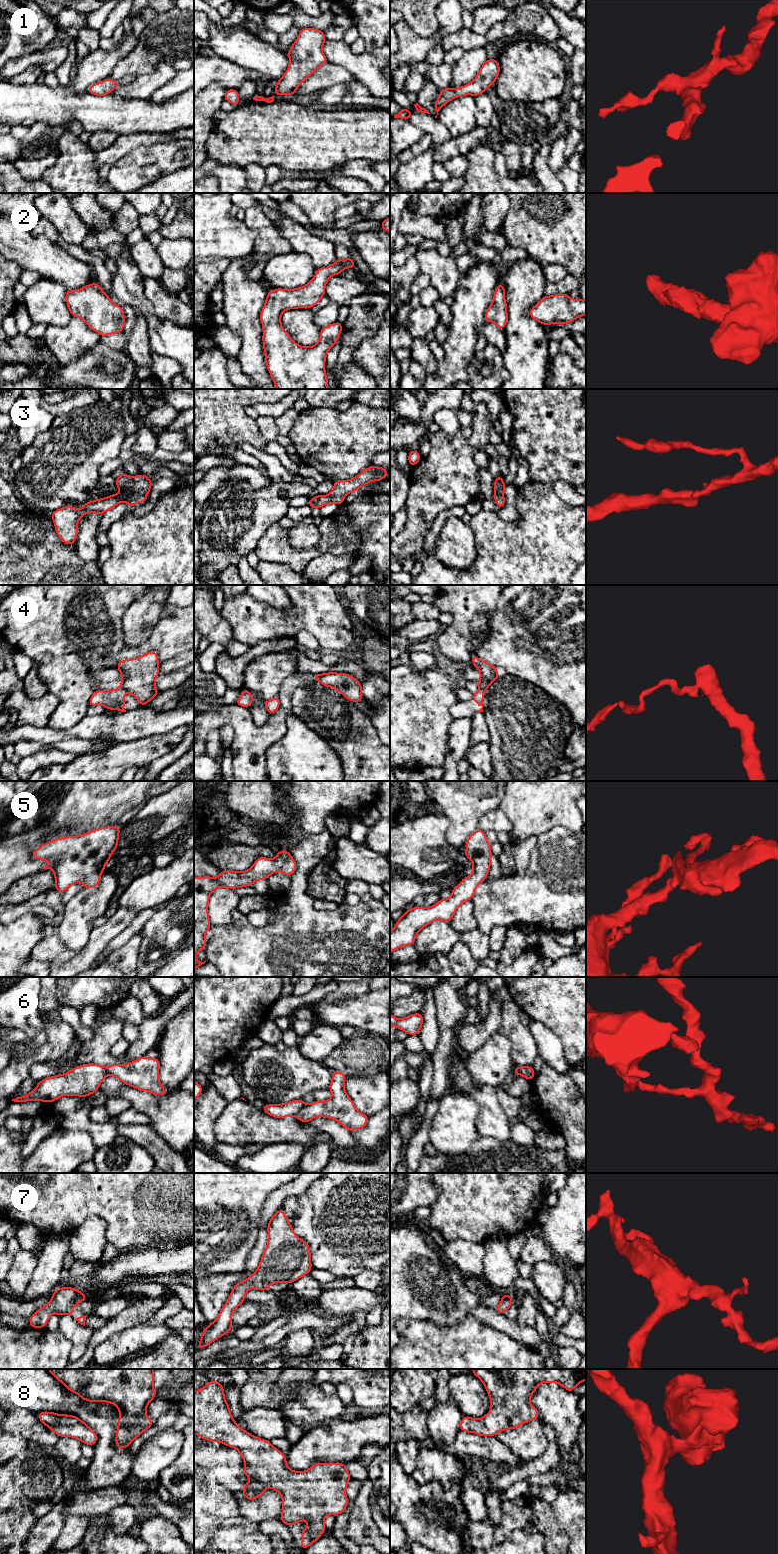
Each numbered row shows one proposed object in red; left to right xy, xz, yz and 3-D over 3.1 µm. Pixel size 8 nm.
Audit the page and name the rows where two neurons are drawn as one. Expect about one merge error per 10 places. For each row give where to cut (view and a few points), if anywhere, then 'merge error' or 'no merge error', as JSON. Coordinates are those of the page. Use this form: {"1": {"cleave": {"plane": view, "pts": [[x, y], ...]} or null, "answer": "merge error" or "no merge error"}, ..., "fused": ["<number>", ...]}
{"1": {"cleave": null, "answer": "no merge error"}, "2": {"cleave": null, "answer": "no merge error"}, "3": {"cleave": null, "answer": "no merge error"}, "4": {"cleave": {"plane": "yz", "pts": [[479, 688], [484, 691]]}, "answer": "merge error"}, "5": {"cleave": null, "answer": "no merge error"}, "6": {"cleave": {"plane": "xz", "pts": [[304, 1103], [294, 1115]]}, "answer": "merge error"}, "7": {"cleave": null, "answer": "no merge error"}, "8": {"cleave": null, "answer": "no merge error"}, "fused": ["4", "6"]}

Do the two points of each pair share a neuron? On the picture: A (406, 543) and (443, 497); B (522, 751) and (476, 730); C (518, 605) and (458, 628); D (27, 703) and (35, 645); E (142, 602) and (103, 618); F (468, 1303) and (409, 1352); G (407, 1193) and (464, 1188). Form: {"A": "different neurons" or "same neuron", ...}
{"A": "same neuron", "B": "different neurons", "C": "different neurons", "D": "different neurons", "E": "different neurons", "F": "different neurons", "G": "different neurons"}

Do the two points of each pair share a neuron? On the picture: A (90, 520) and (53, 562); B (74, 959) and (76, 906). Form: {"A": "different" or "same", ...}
{"A": "different", "B": "different"}

